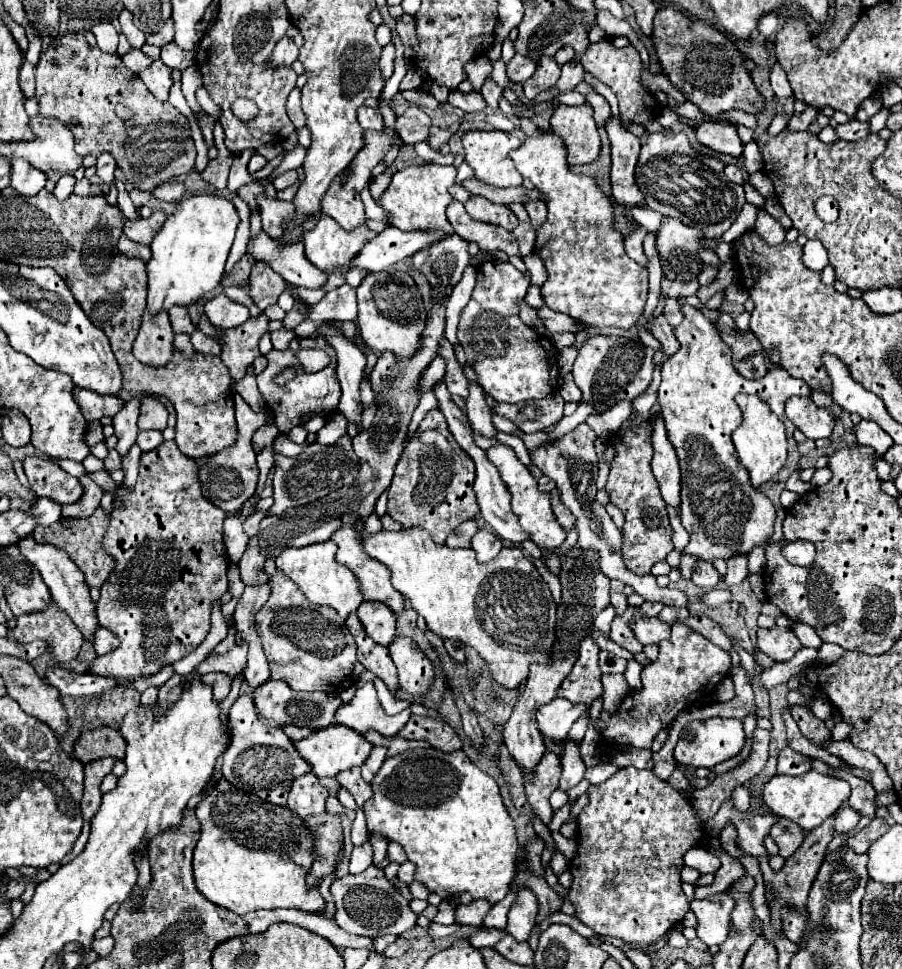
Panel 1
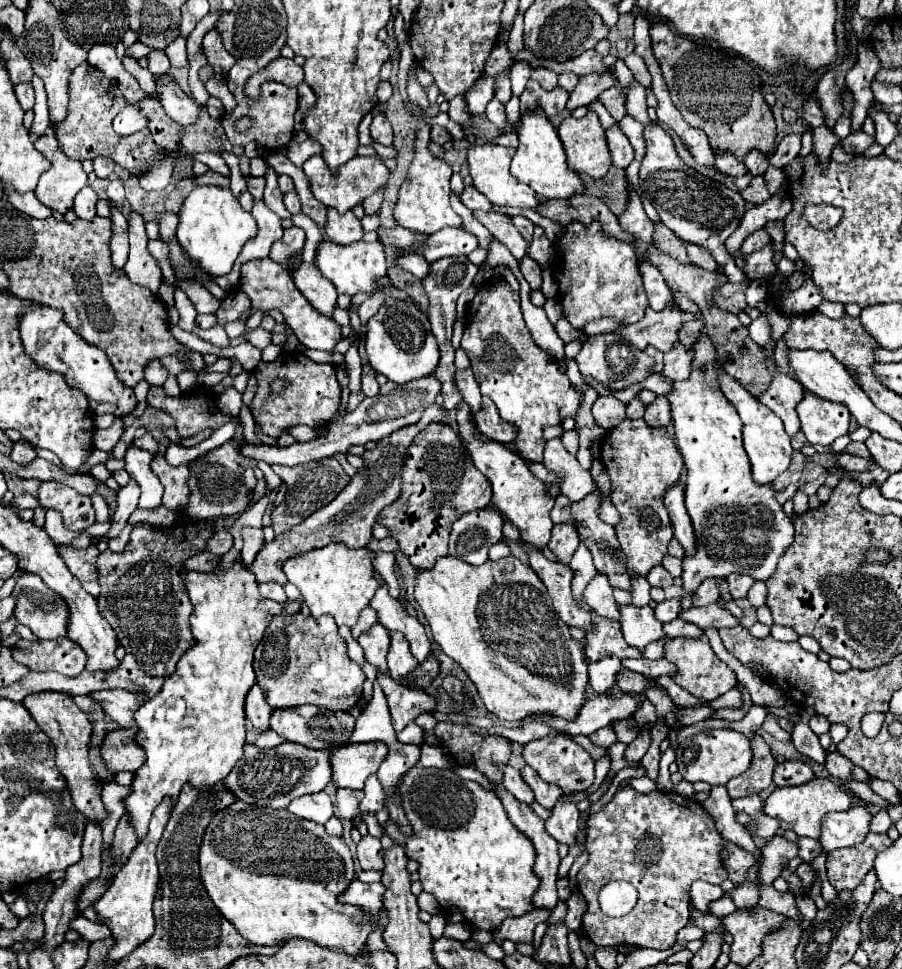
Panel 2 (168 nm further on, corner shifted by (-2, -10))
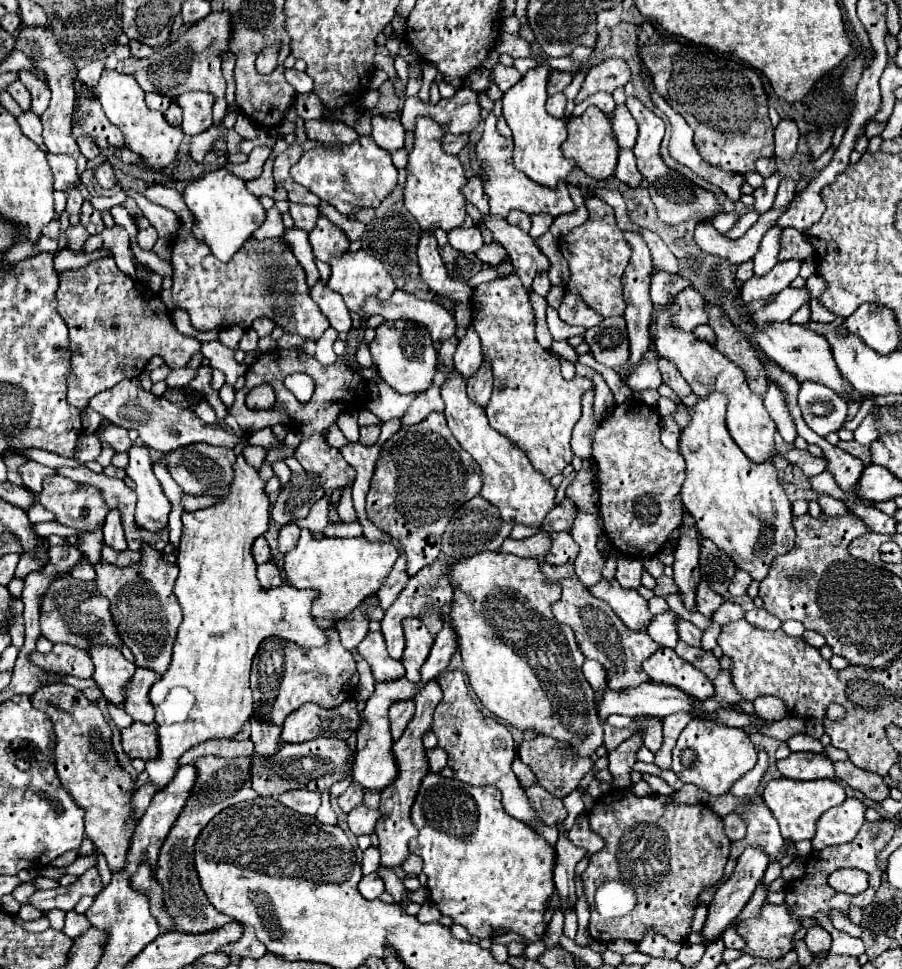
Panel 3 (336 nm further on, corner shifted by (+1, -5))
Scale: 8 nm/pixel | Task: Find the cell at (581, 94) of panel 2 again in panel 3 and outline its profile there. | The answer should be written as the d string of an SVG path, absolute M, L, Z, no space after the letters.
M608 58L588 70L584 86L574 102L580 104L584 98L588 98L590 94L596 94L596 92L614 92L616 88L624 86L626 82L630 82L628 64L622 58Z

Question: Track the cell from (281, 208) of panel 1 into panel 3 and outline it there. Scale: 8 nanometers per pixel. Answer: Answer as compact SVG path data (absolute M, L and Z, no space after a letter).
M290 228L290 230L284 232L284 242L288 242L294 256L298 258L298 262L306 270L308 286L312 288L320 280L320 274L318 274L318 268L314 264L314 254L312 254L312 248L310 248L310 242L308 242L308 234L298 230L298 228Z

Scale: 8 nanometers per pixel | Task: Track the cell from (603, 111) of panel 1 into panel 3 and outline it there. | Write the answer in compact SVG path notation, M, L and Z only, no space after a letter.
M620 150L620 156L618 156L618 168L616 168L616 174L614 174L620 182L624 182L626 186L630 188L638 188L642 184L642 174L638 172L636 168L636 158L632 154L632 150Z

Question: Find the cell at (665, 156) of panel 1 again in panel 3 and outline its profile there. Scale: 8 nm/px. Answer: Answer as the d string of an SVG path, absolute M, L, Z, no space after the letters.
M628 98L626 106L628 106L632 118L638 124L638 138L636 138L636 146L634 146L634 156L638 160L638 170L650 182L650 196L652 196L652 202L656 204L656 208L658 208L660 220L672 226L672 224L682 224L682 222L690 220L692 216L696 216L698 222L714 218L718 214L716 196L708 190L698 188L690 180L684 180L678 172L670 170L662 162L660 142L662 142L662 136L664 136L664 120L658 114L654 114L650 108L646 108L638 98Z

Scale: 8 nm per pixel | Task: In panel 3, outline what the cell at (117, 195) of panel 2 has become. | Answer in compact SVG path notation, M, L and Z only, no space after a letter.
M104 162L104 164L100 164L100 166L96 168L96 180L98 180L98 184L100 184L102 188L112 188L112 186L116 184L112 166L110 166L108 162Z

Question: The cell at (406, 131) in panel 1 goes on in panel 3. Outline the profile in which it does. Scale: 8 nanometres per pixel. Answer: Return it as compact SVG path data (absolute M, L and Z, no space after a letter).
M446 134L444 136L444 140L442 140L442 146L444 146L444 150L448 152L448 154L458 154L466 144L468 144L468 134L458 134L458 136L454 136L454 134Z

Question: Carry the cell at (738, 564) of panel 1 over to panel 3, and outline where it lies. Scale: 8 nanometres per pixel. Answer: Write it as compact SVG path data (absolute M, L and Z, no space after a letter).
M738 570L736 576L732 578L730 586L728 586L728 592L730 592L732 596L744 596L750 582L752 582L752 576L750 576L748 572L744 572L744 570Z

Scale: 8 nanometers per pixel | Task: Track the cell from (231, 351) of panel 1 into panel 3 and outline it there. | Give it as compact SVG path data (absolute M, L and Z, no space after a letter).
M182 368L182 370L170 370L170 374L166 376L166 384L168 386L186 386L192 378L194 378L196 370L188 370L188 368Z

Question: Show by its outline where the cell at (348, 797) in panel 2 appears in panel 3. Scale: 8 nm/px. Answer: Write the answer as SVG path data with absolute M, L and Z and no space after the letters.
M352 782L348 786L348 790L338 798L338 806L348 814L352 808L356 808L358 804L362 804L362 792L364 792L364 788L360 784Z

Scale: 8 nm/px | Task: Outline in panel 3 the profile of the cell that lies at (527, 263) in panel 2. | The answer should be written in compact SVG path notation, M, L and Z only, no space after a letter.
M540 272L536 278L534 278L534 292L536 294L540 294L540 296L546 296L548 292L550 292L550 280L548 280L548 276L546 276L546 272Z

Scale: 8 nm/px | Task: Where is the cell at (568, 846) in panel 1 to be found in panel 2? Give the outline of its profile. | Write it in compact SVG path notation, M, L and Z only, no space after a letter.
M565 793L553 807L551 817L545 821L547 833L557 843L565 843L565 845L575 843L575 833L579 827L579 809L573 801L573 795L575 793Z

